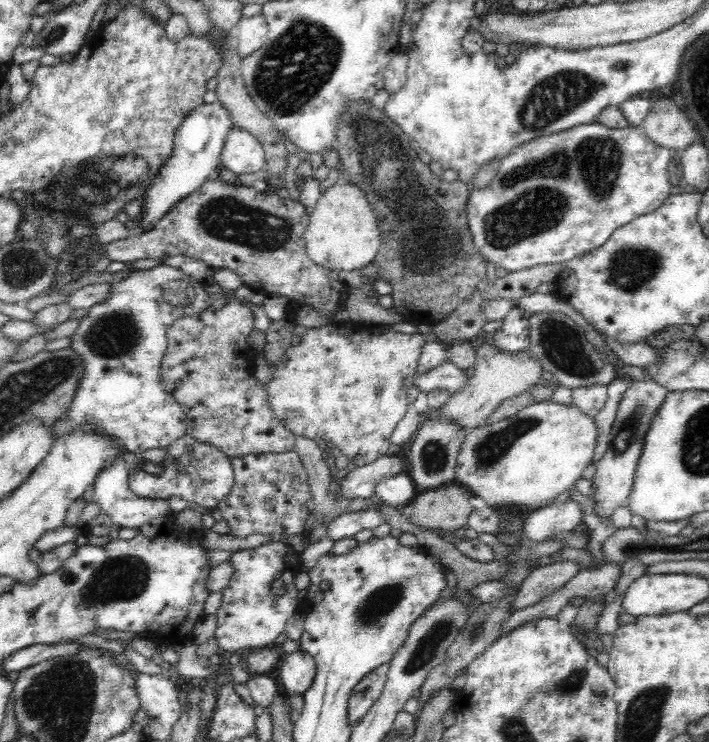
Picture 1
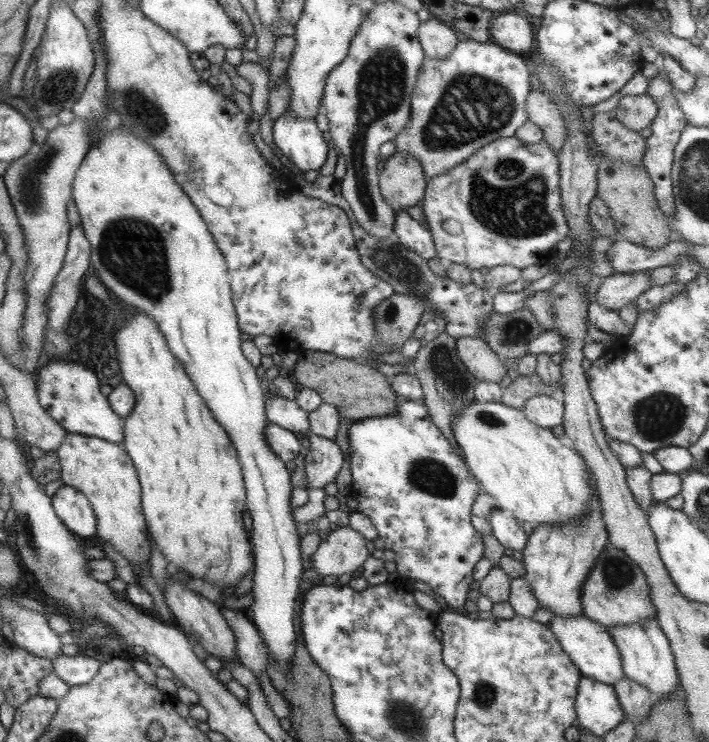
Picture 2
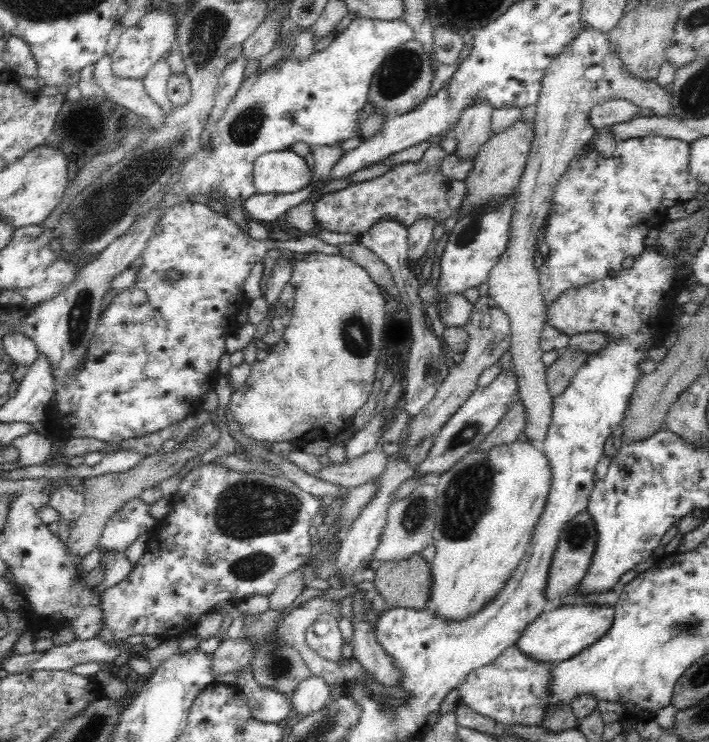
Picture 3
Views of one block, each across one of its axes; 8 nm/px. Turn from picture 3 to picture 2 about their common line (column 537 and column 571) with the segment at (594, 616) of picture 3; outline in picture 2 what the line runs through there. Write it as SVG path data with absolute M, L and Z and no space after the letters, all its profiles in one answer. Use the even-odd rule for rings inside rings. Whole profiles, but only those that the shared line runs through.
M583 615L573 616L573 618L561 618L561 616L552 616L547 622L547 627L555 635L557 642L561 645L563 652L567 654L573 666L579 669L582 676L593 678L603 684L615 684L624 674L619 658L619 651L611 640L611 635L607 633L607 628L599 623L593 622L591 618Z

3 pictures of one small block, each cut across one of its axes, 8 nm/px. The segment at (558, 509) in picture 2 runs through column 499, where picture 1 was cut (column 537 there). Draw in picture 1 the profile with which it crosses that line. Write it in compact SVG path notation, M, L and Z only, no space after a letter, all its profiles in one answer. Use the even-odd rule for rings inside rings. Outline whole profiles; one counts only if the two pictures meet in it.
M540 401L504 420L485 423L467 431L456 458L456 485L466 489L468 495L486 503L494 511L520 511L525 515L552 505L562 494L573 492L577 480L593 460L597 432L594 421L572 404L570 407L550 401Z

